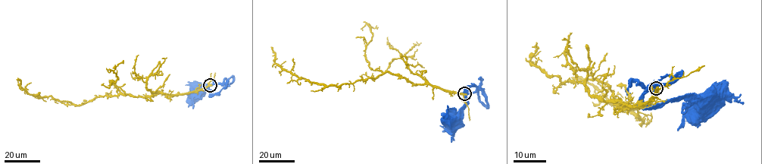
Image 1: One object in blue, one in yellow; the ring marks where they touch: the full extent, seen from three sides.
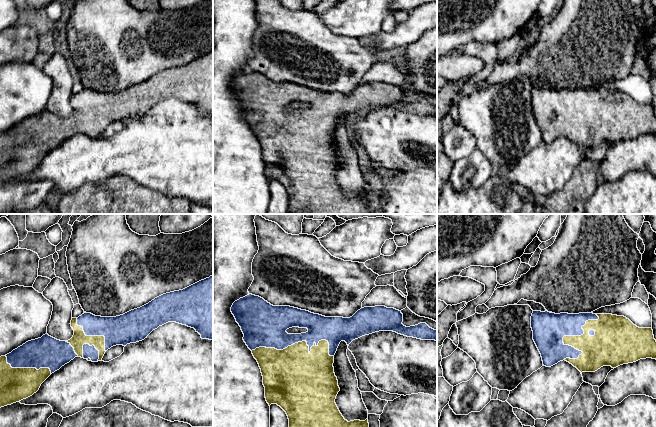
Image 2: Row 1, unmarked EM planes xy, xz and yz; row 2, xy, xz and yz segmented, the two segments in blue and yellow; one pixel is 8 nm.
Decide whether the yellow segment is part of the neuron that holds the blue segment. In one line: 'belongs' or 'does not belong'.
belongs

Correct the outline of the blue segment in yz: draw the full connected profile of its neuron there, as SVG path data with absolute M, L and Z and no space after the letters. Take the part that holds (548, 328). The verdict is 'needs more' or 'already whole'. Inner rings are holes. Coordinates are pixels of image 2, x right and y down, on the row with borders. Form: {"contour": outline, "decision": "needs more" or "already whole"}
{"contour": "M533 311L531 328L533 340L546 367L565 360L582 373L595 372L603 366L616 368L640 359L656 359L656 340L652 328L639 328L624 316Z", "decision": "needs more"}

